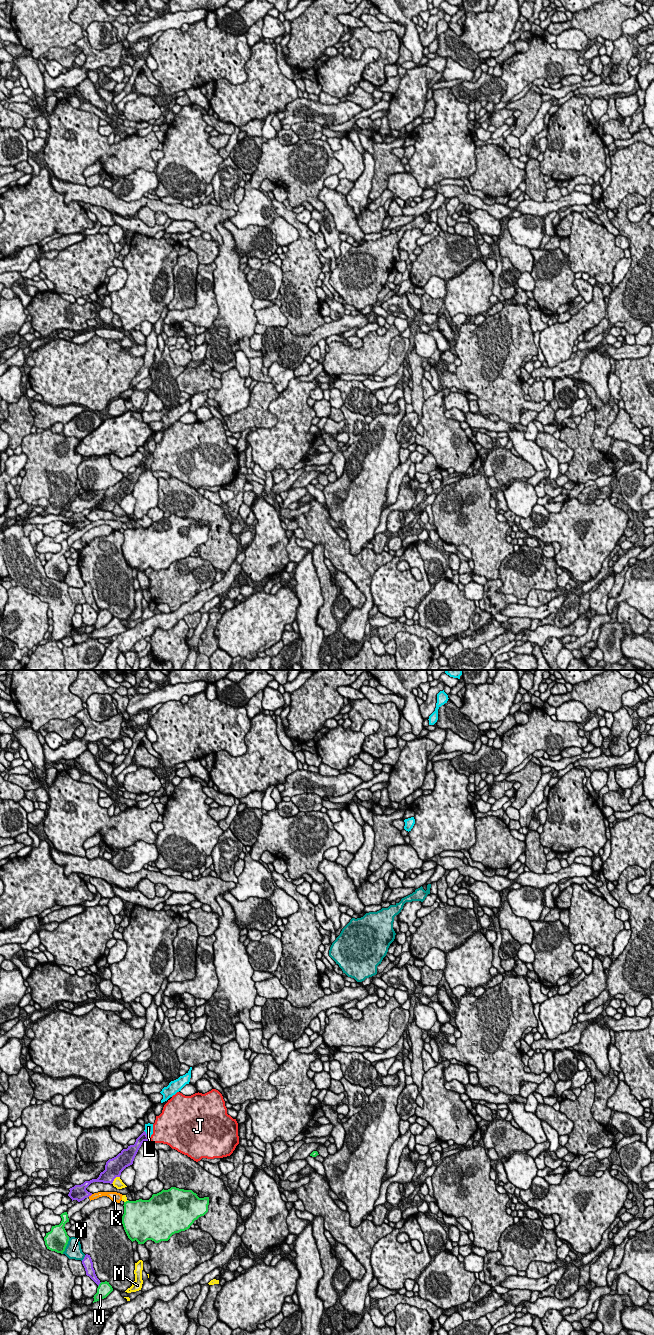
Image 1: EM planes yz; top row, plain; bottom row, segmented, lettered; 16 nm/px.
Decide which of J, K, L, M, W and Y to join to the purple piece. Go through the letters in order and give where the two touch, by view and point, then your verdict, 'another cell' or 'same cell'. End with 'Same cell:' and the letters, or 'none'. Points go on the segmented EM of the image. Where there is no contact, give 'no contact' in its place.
J: yz (149, 1139) | another cell
K: yz (90, 1195) | another cell
L: yz (146, 1134) | same cell
M: yz (114, 1178) | another cell
W: yz (99, 1283) | another cell
Y: yz (84, 1258) | another cell
Same cell: L

